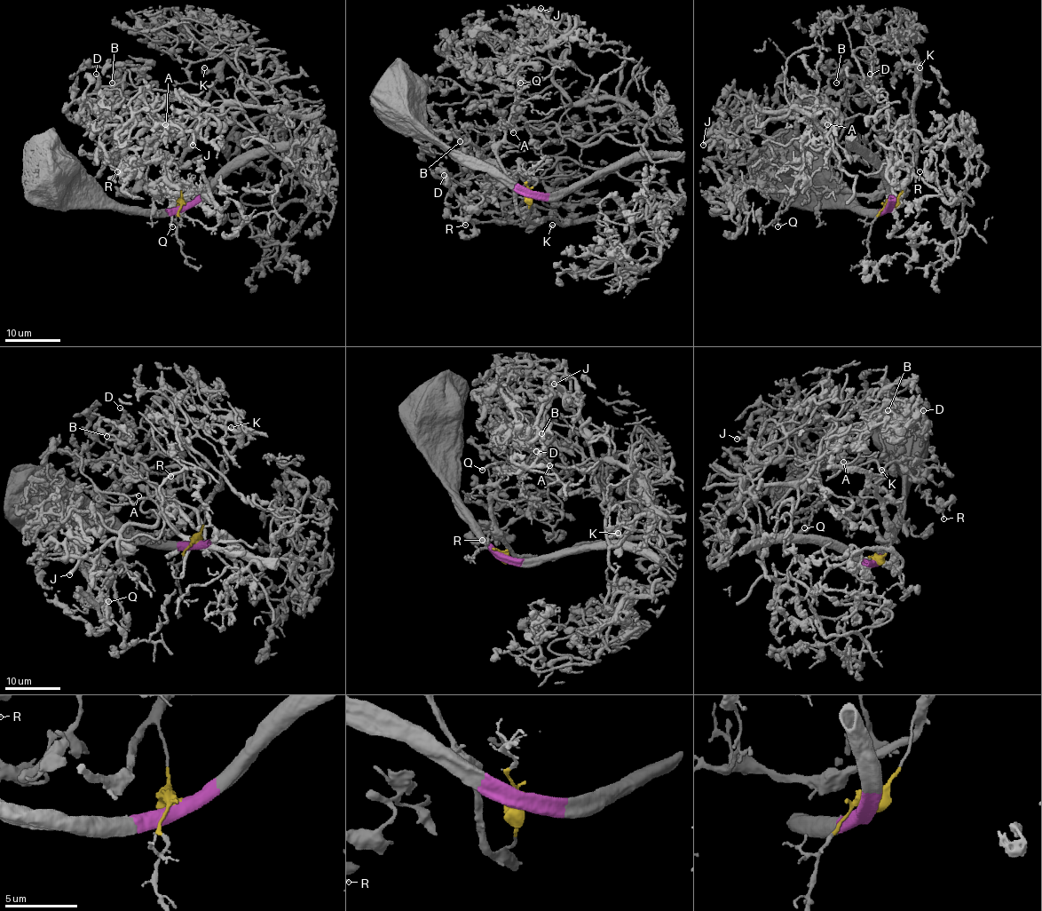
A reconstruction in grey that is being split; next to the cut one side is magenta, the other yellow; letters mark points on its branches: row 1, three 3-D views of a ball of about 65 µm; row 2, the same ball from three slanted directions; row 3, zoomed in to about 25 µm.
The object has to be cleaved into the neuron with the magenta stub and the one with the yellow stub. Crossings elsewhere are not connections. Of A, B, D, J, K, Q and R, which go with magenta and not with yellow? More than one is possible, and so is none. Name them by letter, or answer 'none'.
A, B, D, J, R

